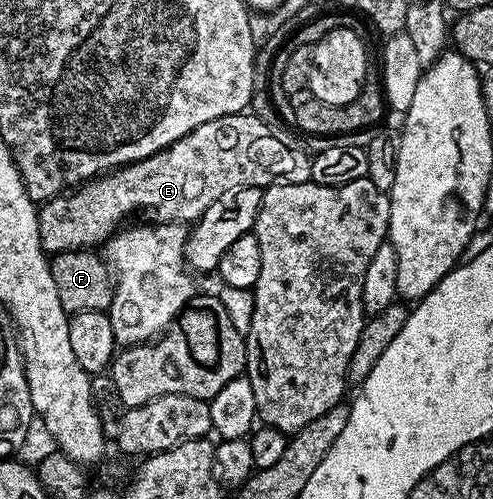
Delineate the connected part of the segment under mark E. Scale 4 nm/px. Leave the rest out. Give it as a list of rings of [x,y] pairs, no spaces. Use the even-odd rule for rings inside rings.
[[[252,112],[232,113],[211,123],[203,123],[183,139],[179,139],[167,149],[161,149],[153,157],[134,161],[124,167],[118,167],[96,179],[90,179],[80,187],[74,188],[68,195],[52,197],[40,206],[39,235],[41,246],[46,254],[65,253],[68,249],[89,249],[100,246],[122,228],[124,217],[146,209],[152,220],[157,223],[195,223],[227,191],[239,187],[261,189],[271,185],[290,185],[303,183],[311,178],[313,166],[310,154],[305,154],[297,145],[288,145],[279,134],[261,117],[252,117]]]

